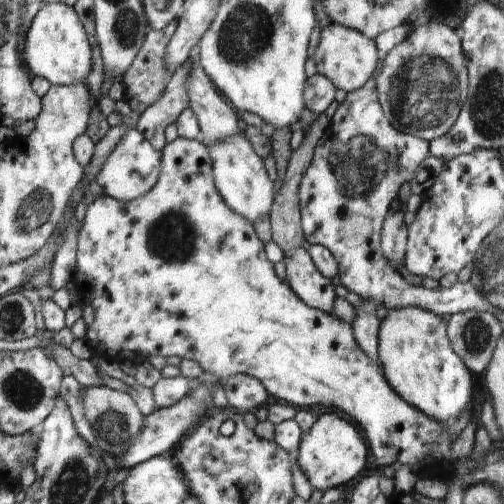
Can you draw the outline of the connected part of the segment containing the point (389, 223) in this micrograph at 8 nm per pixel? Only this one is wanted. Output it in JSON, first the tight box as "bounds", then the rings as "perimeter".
{"bounds":[381,209,408,268],"perimeter":[[[404,209],[399,211],[389,210],[381,230],[381,249],[384,258],[394,268],[403,262],[407,247],[408,229],[404,223]]]}

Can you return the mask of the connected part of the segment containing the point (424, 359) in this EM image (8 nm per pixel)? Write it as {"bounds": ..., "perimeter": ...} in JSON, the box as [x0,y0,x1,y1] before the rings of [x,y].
{"bounds":[378,307,472,424],"perimeter":[[[418,307],[383,312],[378,335],[381,370],[394,392],[430,418],[450,424],[464,411],[472,396],[469,368],[452,350],[442,317]]]}

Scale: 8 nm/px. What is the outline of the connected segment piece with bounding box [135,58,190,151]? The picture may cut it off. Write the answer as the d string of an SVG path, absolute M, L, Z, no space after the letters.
M188 58L171 74L159 99L143 110L136 123L135 129L141 131L157 151L161 151L166 146L164 138L166 127L172 124L186 107L189 107L189 98L185 87L189 70Z

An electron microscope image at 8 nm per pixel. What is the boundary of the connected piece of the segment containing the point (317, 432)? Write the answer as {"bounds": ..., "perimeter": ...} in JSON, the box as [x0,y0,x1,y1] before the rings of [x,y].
{"bounds":[297,413,368,492],"perimeter":[[[326,413],[318,417],[318,420],[314,422],[310,429],[303,431],[297,460],[302,472],[304,472],[304,476],[308,478],[308,482],[313,486],[314,490],[318,488],[318,490],[324,492],[334,487],[344,488],[347,482],[350,482],[352,478],[358,476],[362,468],[364,468],[368,450],[357,428],[336,414]]]}

